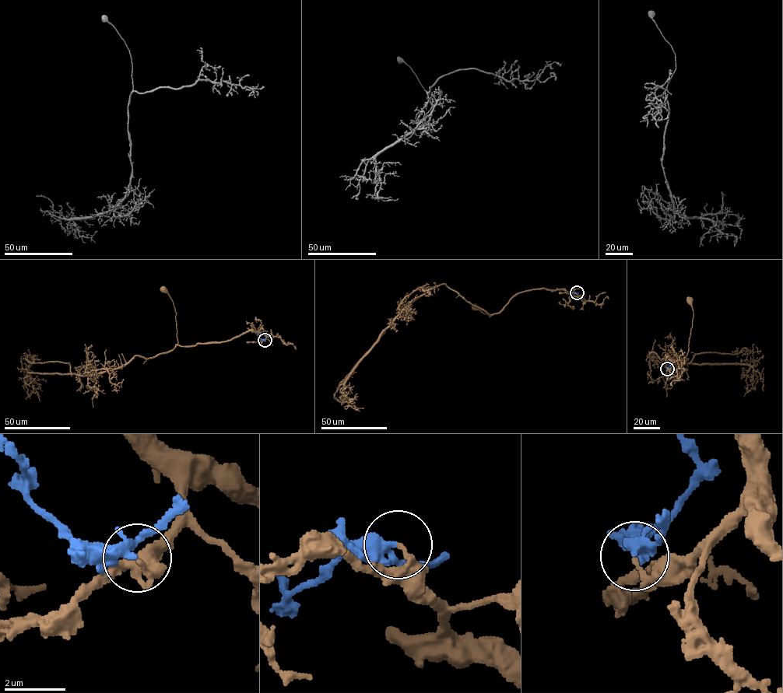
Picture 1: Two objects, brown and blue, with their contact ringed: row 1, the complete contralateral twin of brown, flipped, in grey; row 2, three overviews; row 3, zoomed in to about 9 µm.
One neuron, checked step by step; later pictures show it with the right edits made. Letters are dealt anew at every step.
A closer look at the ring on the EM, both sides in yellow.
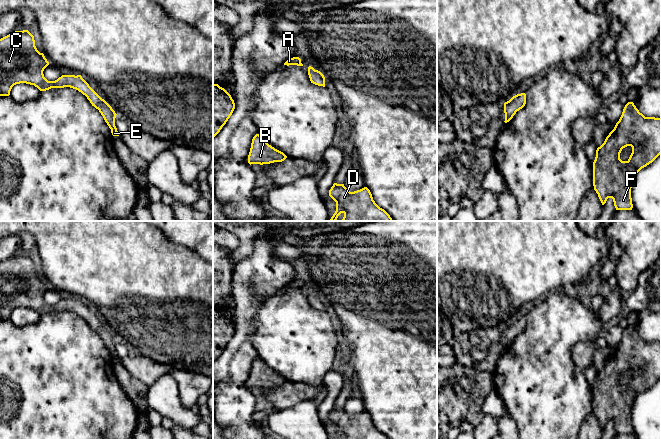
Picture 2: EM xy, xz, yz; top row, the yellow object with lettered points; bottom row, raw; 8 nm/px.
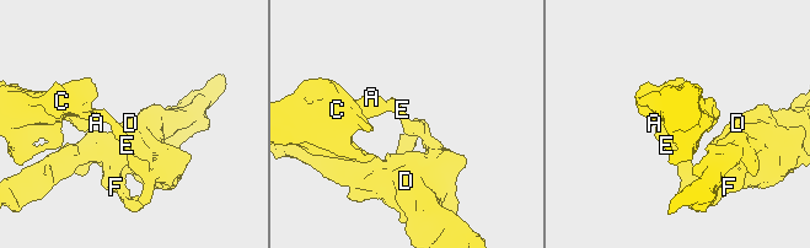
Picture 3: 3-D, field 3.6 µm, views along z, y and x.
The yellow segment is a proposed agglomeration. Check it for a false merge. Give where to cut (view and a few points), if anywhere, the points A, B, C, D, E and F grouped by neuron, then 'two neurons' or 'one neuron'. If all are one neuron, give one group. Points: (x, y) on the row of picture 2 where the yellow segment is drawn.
cut none; groups A B C D E F; one neuron

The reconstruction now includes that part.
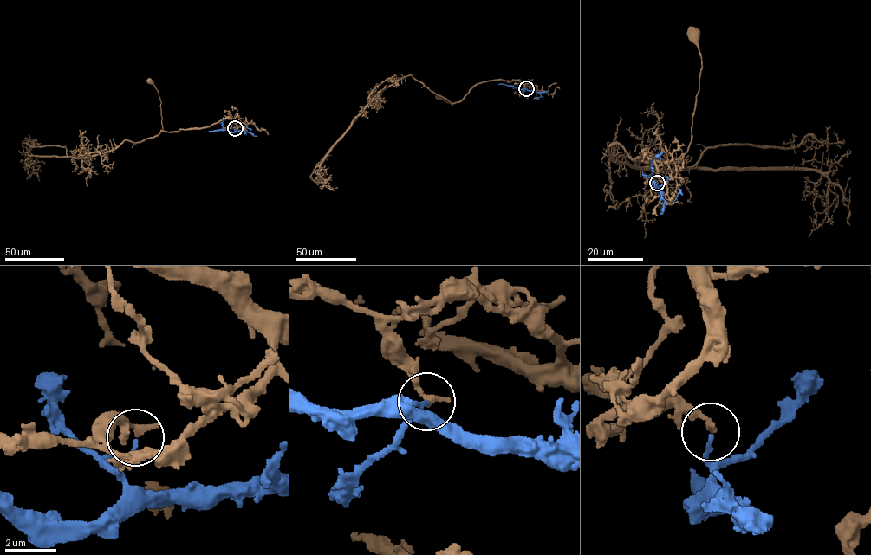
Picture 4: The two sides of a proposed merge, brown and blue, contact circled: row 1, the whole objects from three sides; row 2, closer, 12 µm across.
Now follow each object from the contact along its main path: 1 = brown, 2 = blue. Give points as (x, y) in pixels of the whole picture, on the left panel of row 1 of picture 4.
1: (236, 128), (238, 126), (234, 119), (224, 118), (210, 125), (165, 132), (158, 92), (149, 80)
2: (236, 128), (233, 132), (208, 132)

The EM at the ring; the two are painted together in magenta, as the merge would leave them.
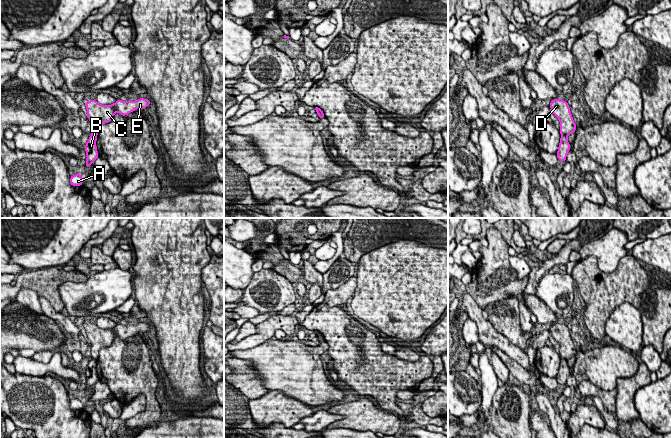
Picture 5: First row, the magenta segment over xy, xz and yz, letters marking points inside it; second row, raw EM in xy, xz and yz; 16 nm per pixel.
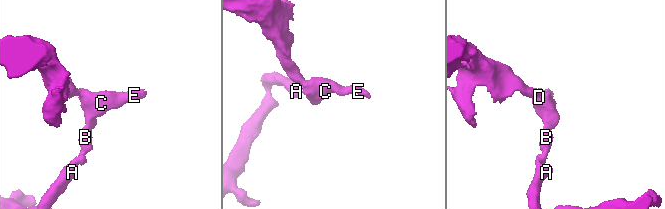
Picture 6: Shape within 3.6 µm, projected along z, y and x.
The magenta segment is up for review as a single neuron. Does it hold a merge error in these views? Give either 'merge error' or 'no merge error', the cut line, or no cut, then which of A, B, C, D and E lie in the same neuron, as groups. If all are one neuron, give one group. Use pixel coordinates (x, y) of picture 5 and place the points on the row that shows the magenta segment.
merge error; cut in yz along (561, 134), (566, 136); A B / C D E

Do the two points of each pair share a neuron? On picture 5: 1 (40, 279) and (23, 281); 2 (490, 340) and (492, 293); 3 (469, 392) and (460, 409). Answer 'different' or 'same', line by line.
1: same
2: different
3: same

